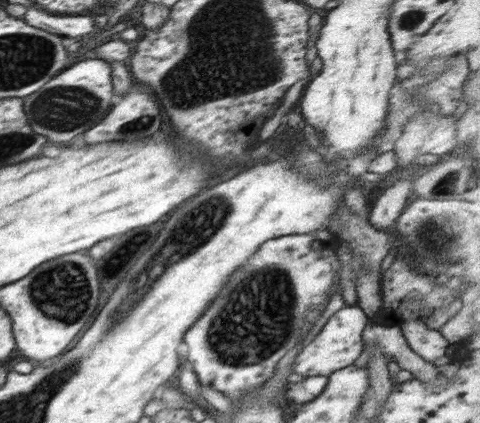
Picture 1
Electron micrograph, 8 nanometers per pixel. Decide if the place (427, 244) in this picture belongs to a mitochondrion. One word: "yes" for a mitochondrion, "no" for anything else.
yes

